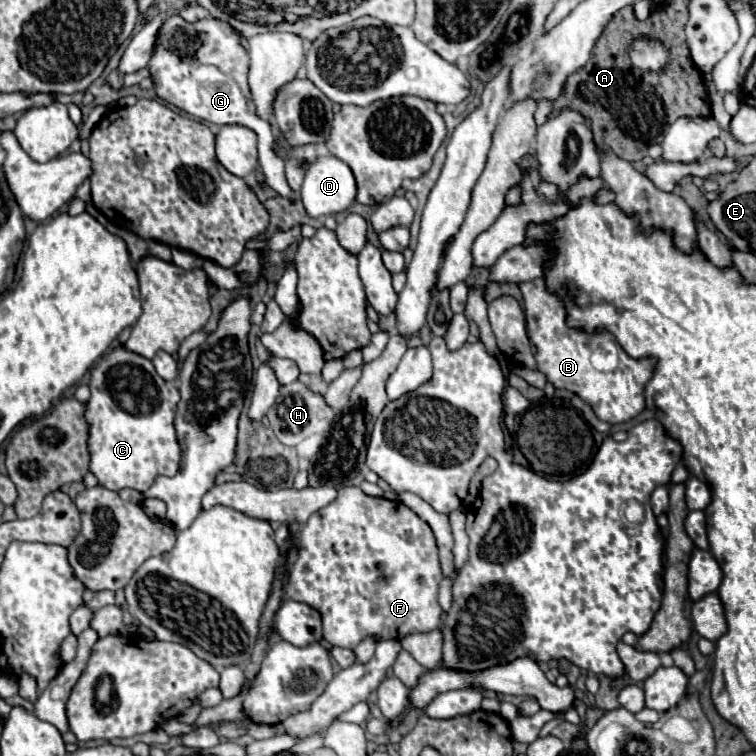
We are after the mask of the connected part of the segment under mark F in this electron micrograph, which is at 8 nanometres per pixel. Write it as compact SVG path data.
M357 486L339 488L337 500L315 512L303 524L297 542L297 558L289 568L285 594L291 600L309 604L321 614L323 638L329 644L353 650L367 636L375 640L401 640L413 632L439 628L443 610L437 602L437 588L443 572L435 536L429 524L401 502L367 496Z

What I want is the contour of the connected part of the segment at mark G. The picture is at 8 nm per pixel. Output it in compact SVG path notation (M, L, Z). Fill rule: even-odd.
M179 14L169 16L159 30L159 36L157 36L157 42L155 42L155 52L149 60L149 78L153 80L155 94L161 100L173 104L175 108L179 108L179 110L183 110L183 112L187 112L195 118L201 118L205 122L219 124L219 126L241 124L241 126L251 128L259 136L259 166L261 166L261 172L265 176L265 182L277 194L291 200L295 194L289 188L289 184L285 184L285 172L283 172L285 162L275 152L275 138L273 138L273 132L271 132L271 124L257 116L255 102L243 94L239 84L229 74L225 74L223 70L219 70L217 66L211 64L209 58L211 58L211 52L215 50L215 46L221 46L221 52L223 52L225 50L223 46L227 46L227 50L233 48L233 46L241 46L241 38L239 38L237 30L231 28L231 24L217 20L217 18L211 18L211 16L197 20L193 24L183 20ZM179 30L183 34L199 34L201 36L199 48L185 58L181 58L181 54L175 48L175 34Z

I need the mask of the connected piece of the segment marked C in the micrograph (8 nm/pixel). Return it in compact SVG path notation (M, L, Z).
M119 346L105 354L91 370L89 390L91 398L85 404L83 418L89 424L89 472L95 474L99 486L113 492L119 492L123 488L135 488L139 492L145 492L153 484L155 476L173 476L173 472L177 472L181 462L181 450L177 448L177 438L173 436L173 412L179 400L179 392L173 382L163 380L155 372L151 360L127 350L125 346Z

